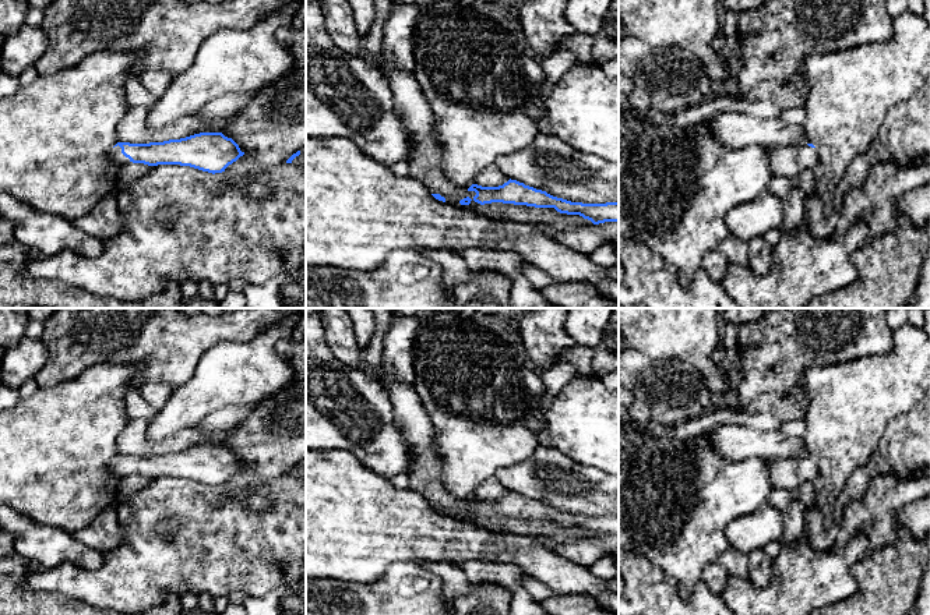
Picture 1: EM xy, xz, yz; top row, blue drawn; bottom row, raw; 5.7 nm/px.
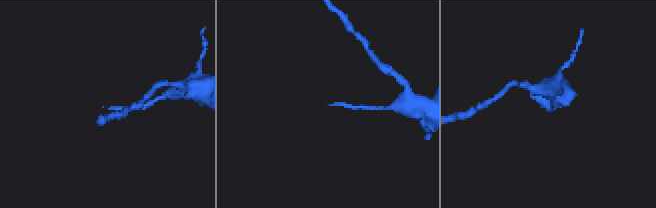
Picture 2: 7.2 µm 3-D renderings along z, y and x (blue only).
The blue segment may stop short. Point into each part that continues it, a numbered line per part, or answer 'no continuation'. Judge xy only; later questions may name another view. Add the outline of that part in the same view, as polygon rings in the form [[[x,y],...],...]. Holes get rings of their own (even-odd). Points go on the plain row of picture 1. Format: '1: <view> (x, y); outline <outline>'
1: xy (116, 469); outline [[[117,457],[113,460],[112,466],[110,466],[110,473],[116,477],[124,477],[127,476],[130,471],[126,470],[123,466],[121,466],[121,460]]]

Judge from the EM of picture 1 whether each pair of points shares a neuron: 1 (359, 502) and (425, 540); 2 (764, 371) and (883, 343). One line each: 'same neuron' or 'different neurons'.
1: same neuron
2: same neuron

